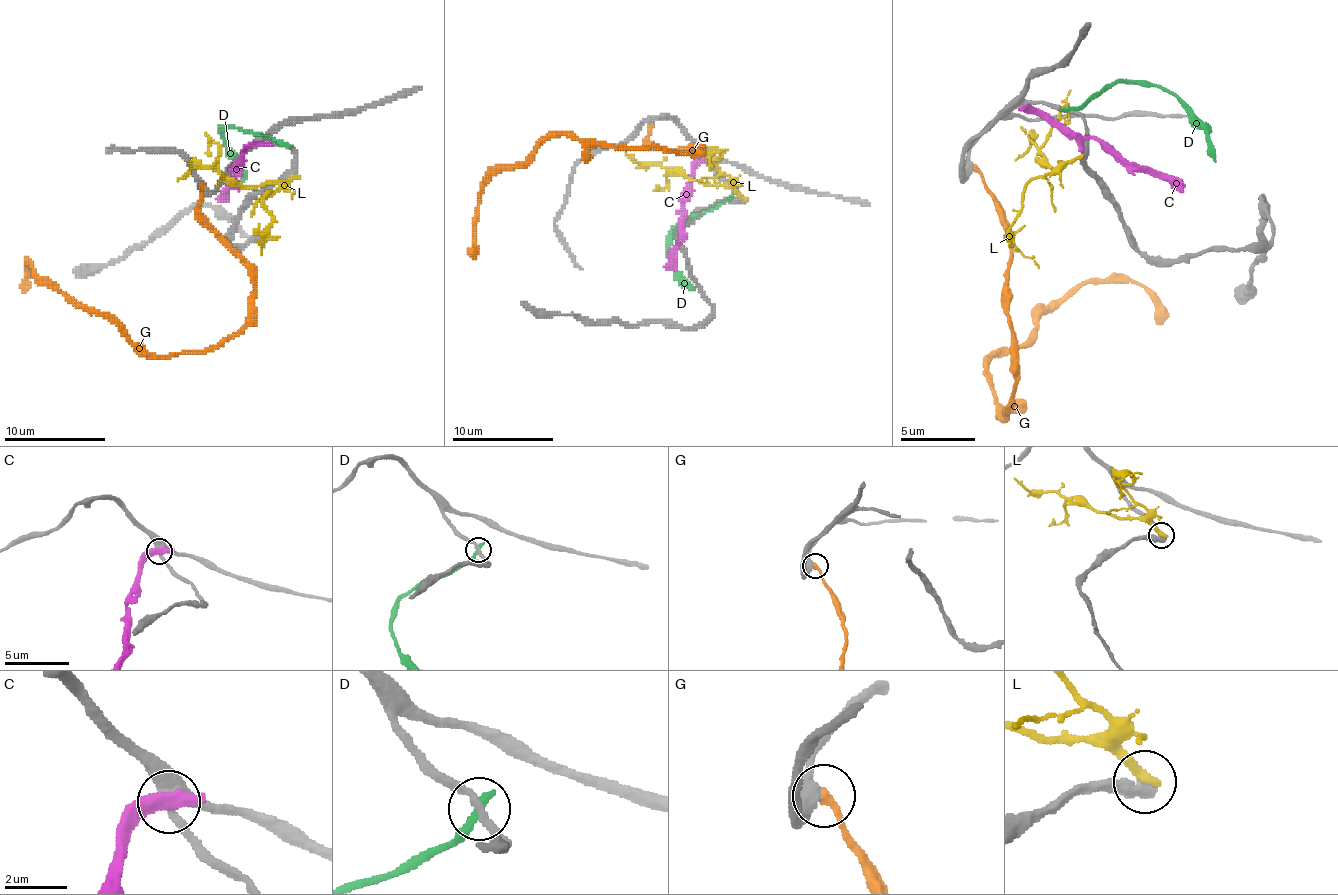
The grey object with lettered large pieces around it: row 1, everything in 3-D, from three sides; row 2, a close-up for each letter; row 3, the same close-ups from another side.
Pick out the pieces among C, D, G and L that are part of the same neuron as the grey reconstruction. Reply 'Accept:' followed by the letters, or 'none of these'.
Accept: G

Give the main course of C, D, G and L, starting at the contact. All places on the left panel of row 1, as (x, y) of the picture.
C: (259, 143), (243, 150), (236, 163), (236, 181), (218, 198)
D: (287, 145), (259, 132), (223, 127), (221, 135), (241, 163), (243, 181)
G: (203, 186), (203, 221), (254, 280), (254, 318), (215, 346), (144, 353), (30, 264), (22, 292)
L: (294, 178), (281, 183), (241, 186), (221, 170), (215, 143), (208, 148), (210, 155)

